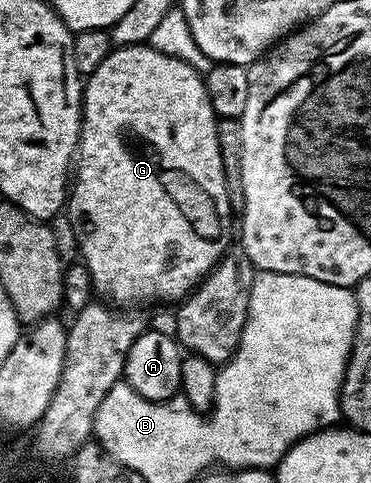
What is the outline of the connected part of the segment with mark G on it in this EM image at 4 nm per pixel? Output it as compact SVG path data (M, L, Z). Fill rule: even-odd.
M148 43L132 44L130 48L114 47L97 69L83 84L83 107L81 110L81 134L75 153L75 179L67 196L67 212L73 215L73 232L77 235L80 259L93 276L93 287L98 293L110 292L117 300L129 306L153 304L156 300L180 302L200 284L209 271L230 251L229 227L235 224L235 209L231 203L231 185L225 181L225 167L217 137L219 117L213 113L211 98L205 89L202 73L187 62L156 52Z

